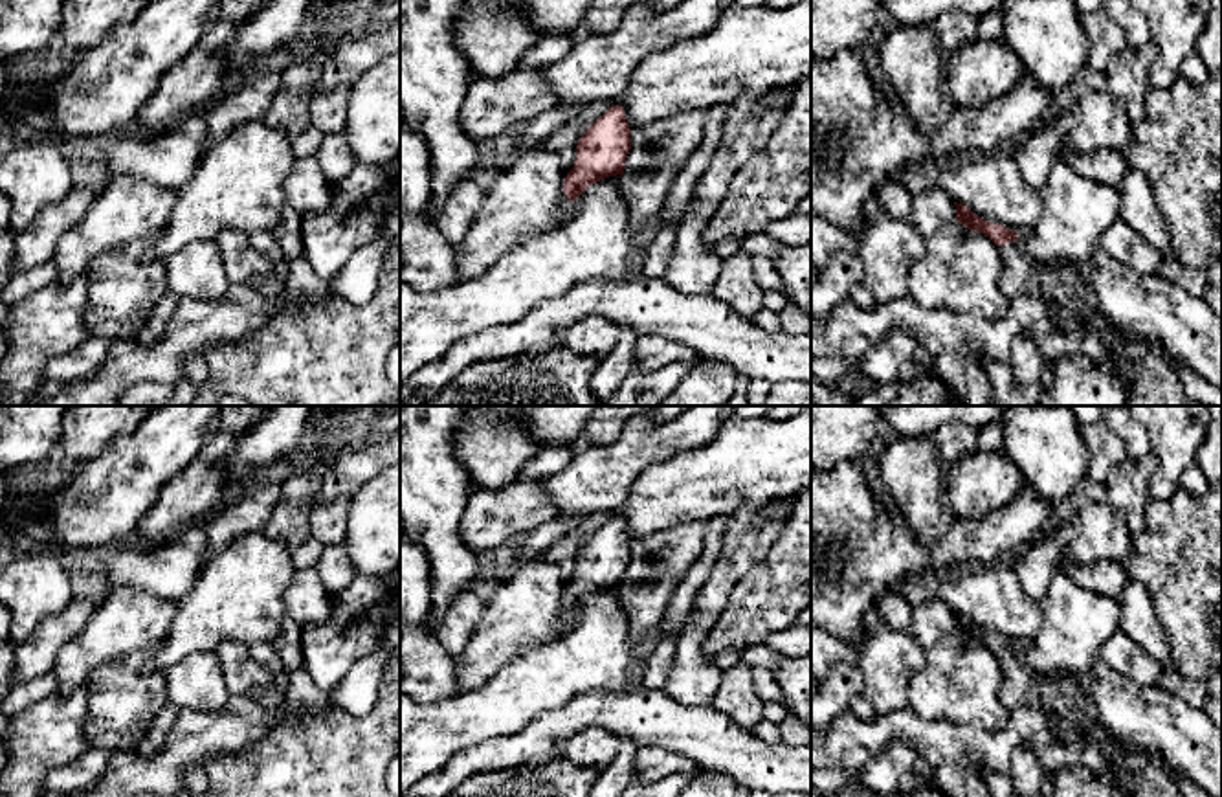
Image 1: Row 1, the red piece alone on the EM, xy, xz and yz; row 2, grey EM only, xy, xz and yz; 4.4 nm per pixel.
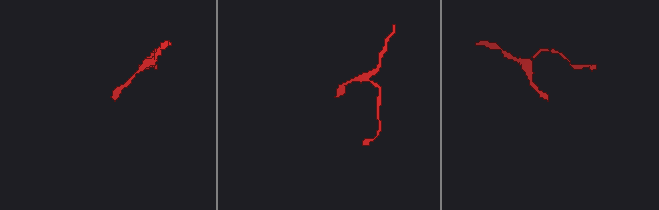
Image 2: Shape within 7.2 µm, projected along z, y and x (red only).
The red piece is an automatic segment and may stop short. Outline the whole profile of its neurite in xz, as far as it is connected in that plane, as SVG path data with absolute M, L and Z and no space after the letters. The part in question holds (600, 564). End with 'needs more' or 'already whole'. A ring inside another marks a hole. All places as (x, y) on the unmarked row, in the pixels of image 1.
M613 516L578 551L574 578L563 591L563 604L574 613L589 597L624 586L631 560L631 540L624 520Z; already whole

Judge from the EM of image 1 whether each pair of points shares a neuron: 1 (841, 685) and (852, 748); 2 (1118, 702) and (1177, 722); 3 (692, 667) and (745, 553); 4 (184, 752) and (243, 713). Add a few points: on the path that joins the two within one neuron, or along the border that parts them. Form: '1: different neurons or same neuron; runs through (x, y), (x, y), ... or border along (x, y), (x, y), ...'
1: different neurons; border along (848, 709), (830, 728)
2: same neuron; runs through (1133, 711), (1162, 722)
3: same neuron; runs through (692, 639), (723, 581)
4: same neuron; runs through (199, 737), (228, 728)

